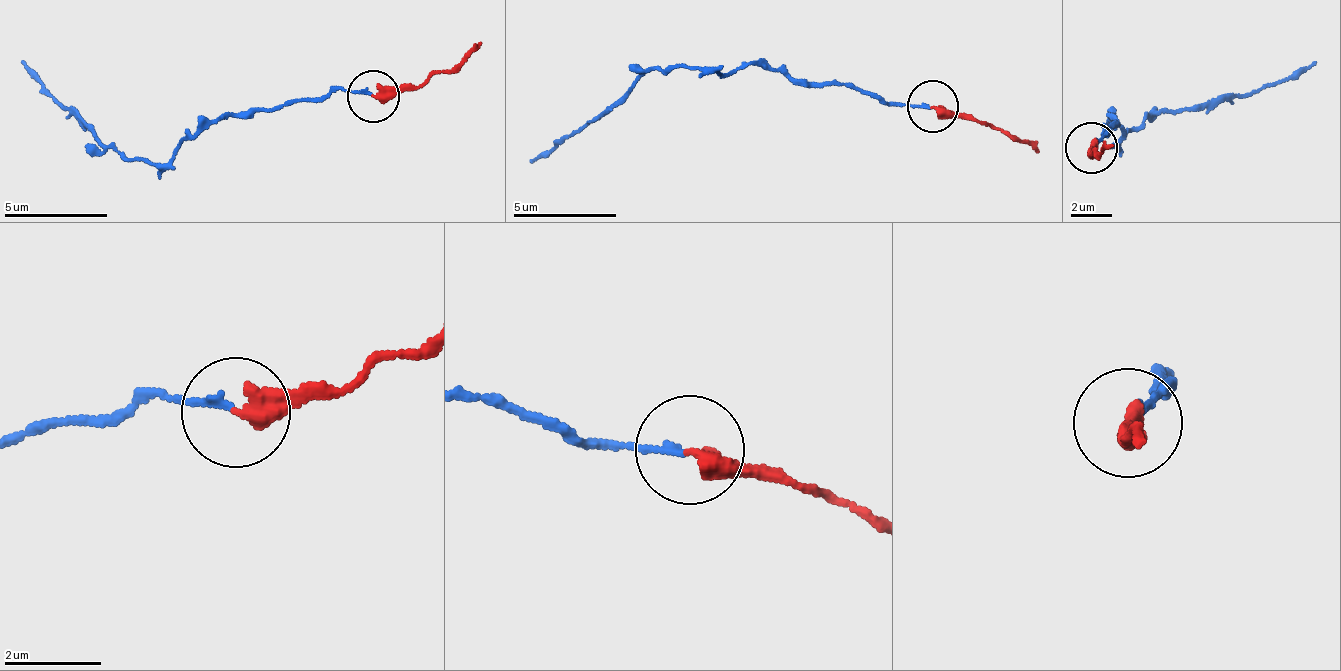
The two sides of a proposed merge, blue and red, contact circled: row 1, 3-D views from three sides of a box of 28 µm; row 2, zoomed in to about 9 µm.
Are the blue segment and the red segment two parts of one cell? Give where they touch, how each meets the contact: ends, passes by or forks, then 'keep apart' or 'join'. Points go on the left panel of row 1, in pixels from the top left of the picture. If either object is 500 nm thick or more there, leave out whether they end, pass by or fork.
place (373, 96); blue ends; red ends; keep apart

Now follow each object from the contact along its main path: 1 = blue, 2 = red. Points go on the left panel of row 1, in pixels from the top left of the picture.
1: (371, 95), (332, 90), (252, 106), (195, 133), (164, 163), (106, 144), (23, 59)
2: (374, 98), (423, 84), (480, 42)

